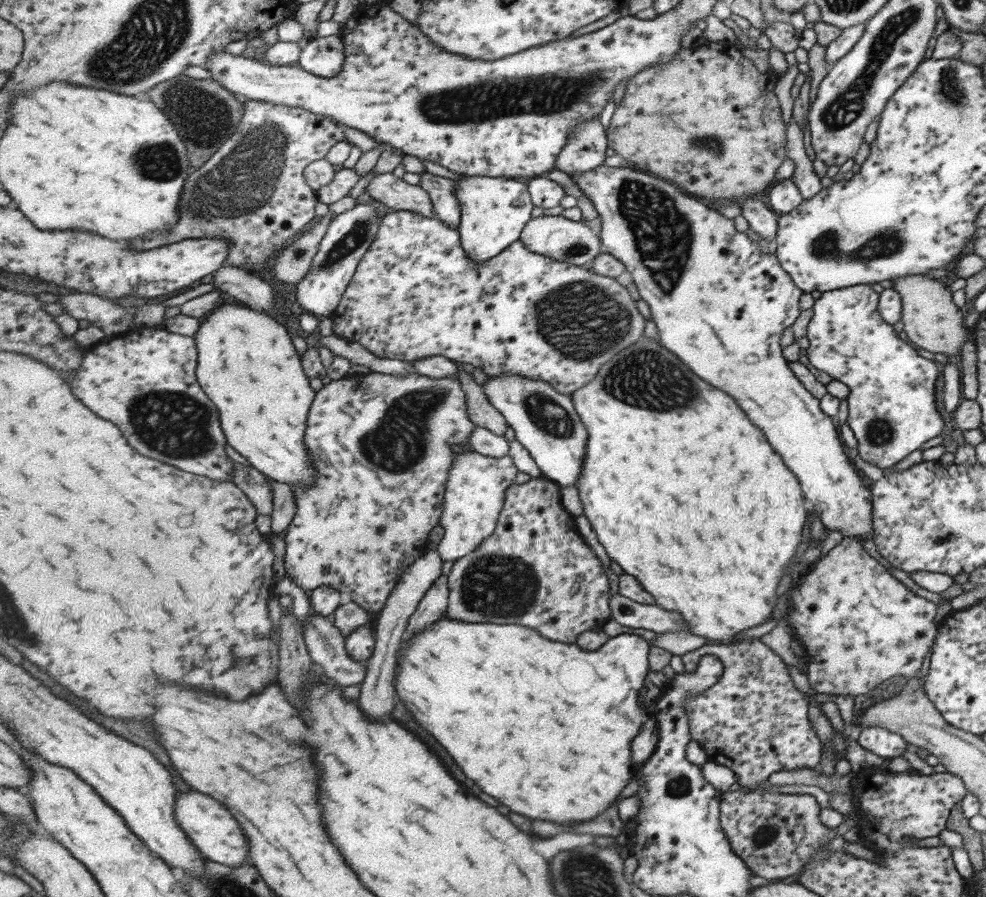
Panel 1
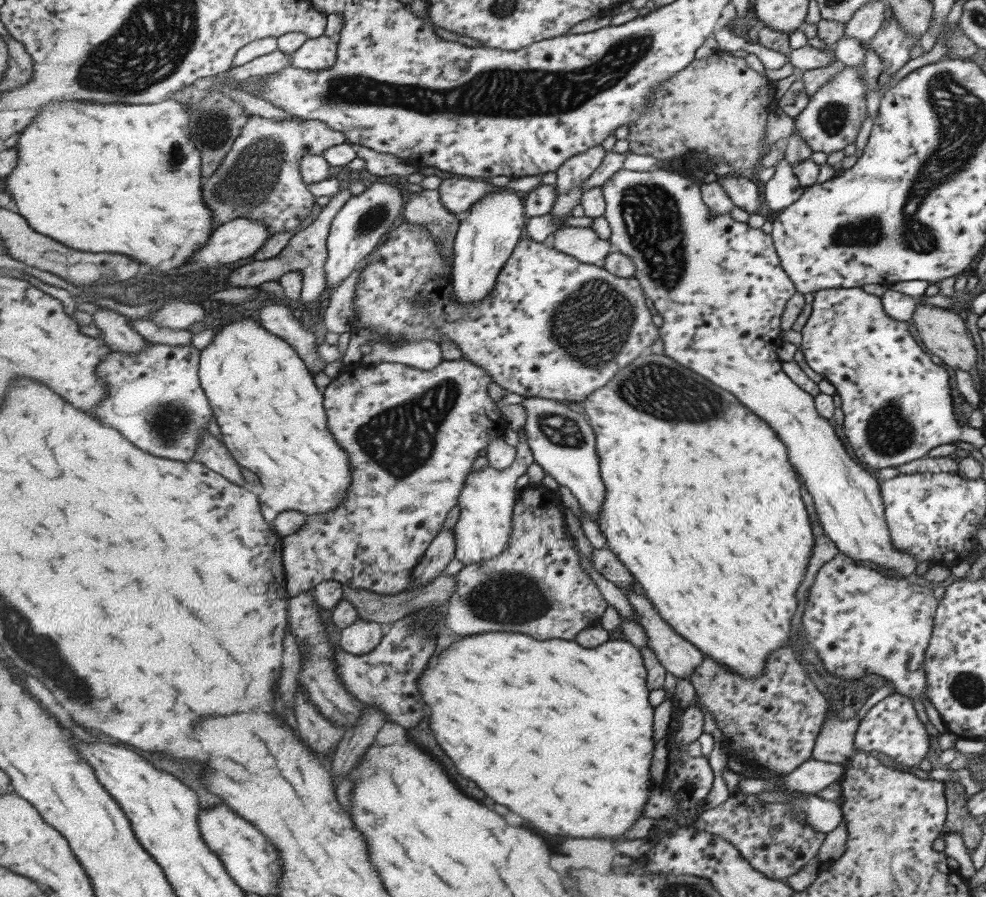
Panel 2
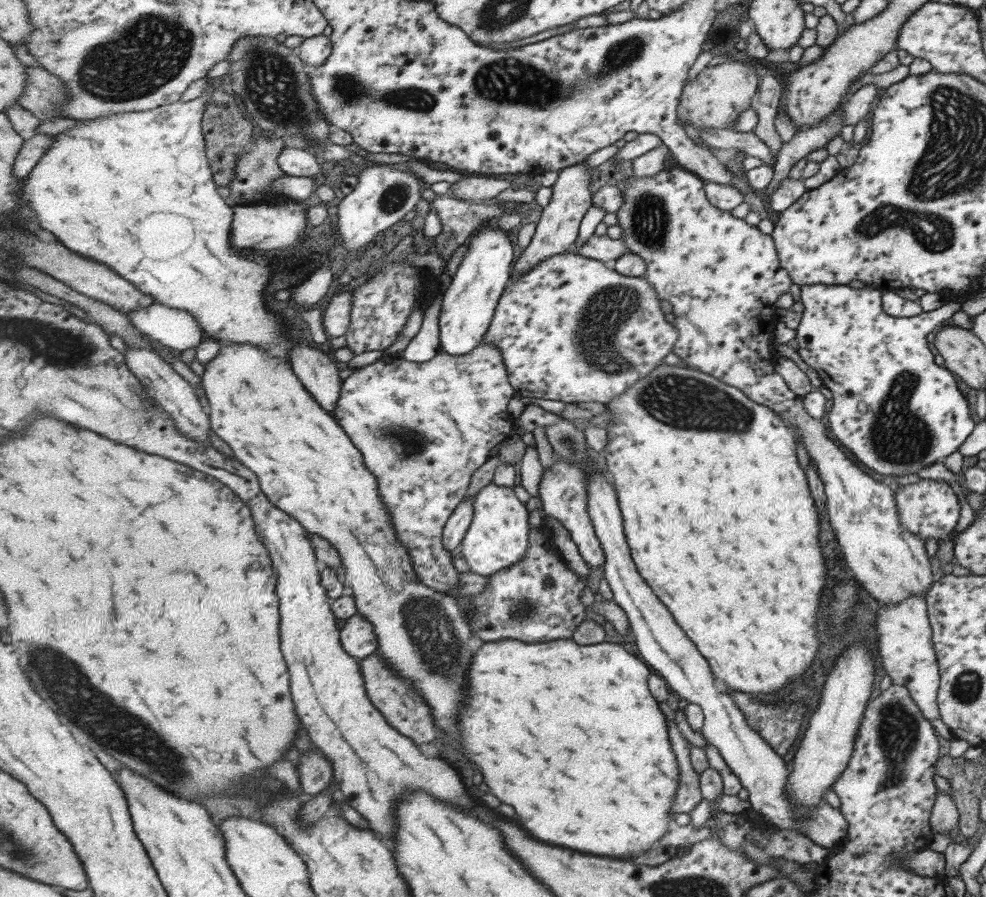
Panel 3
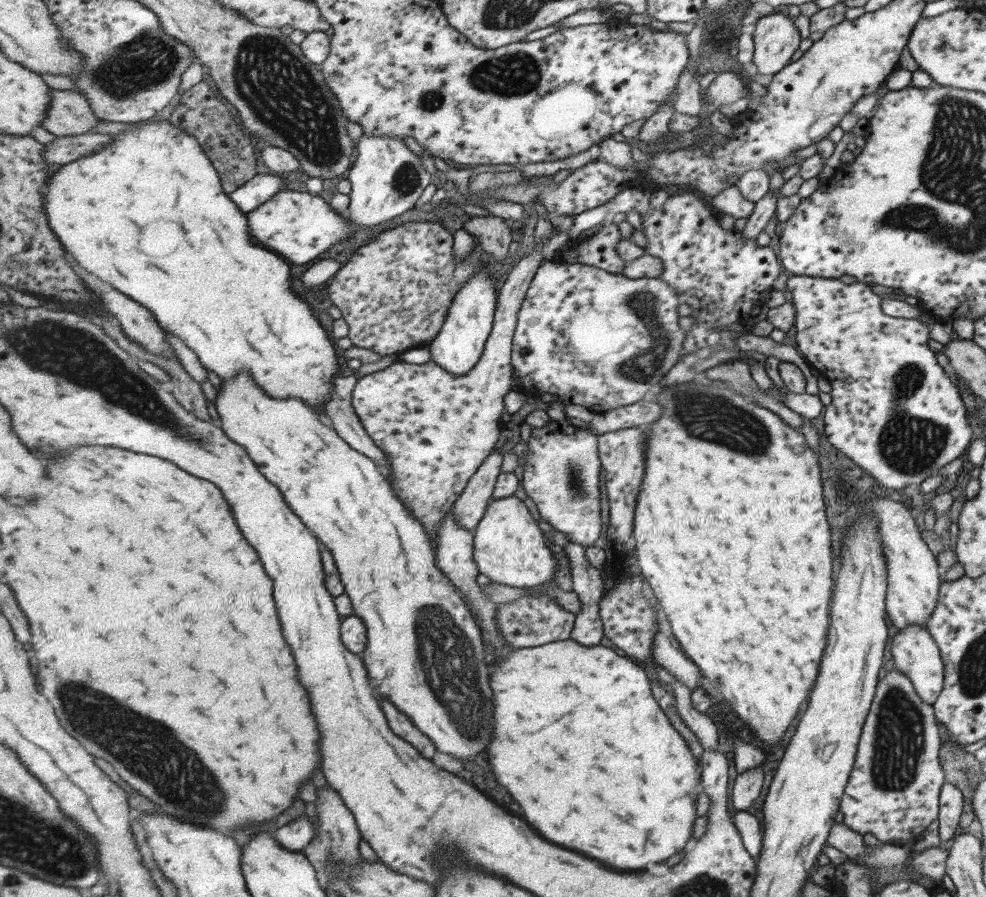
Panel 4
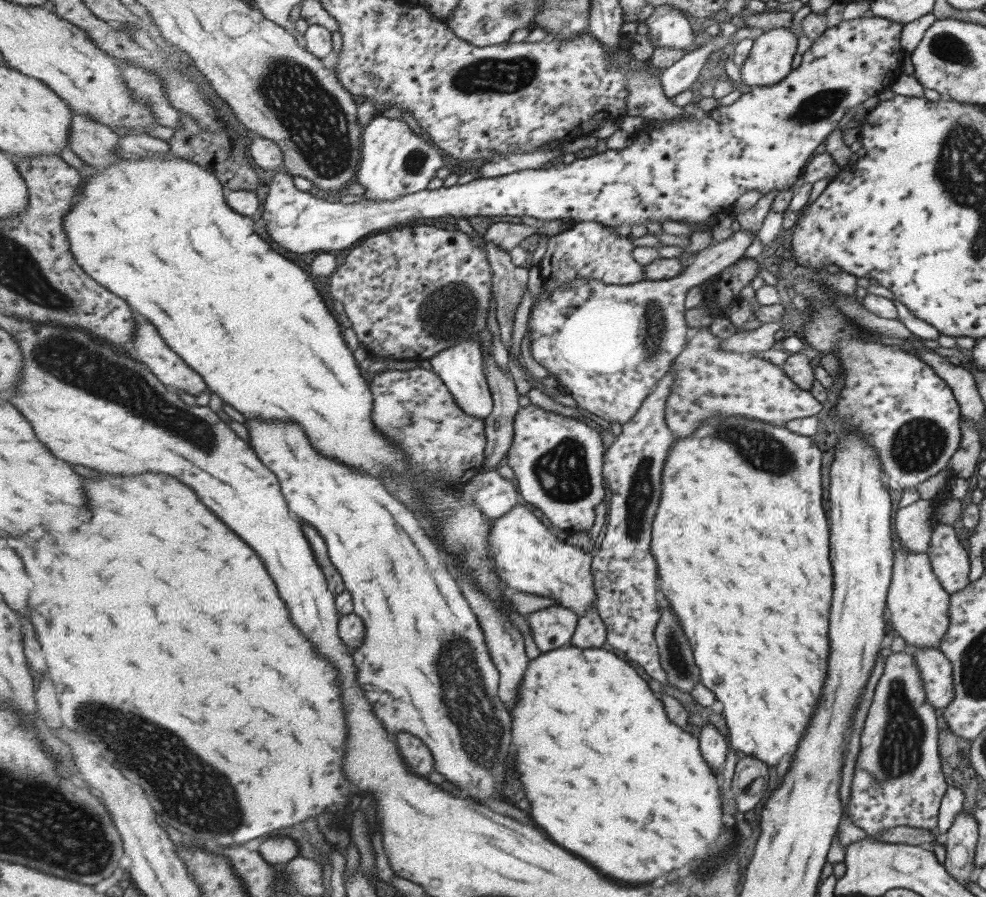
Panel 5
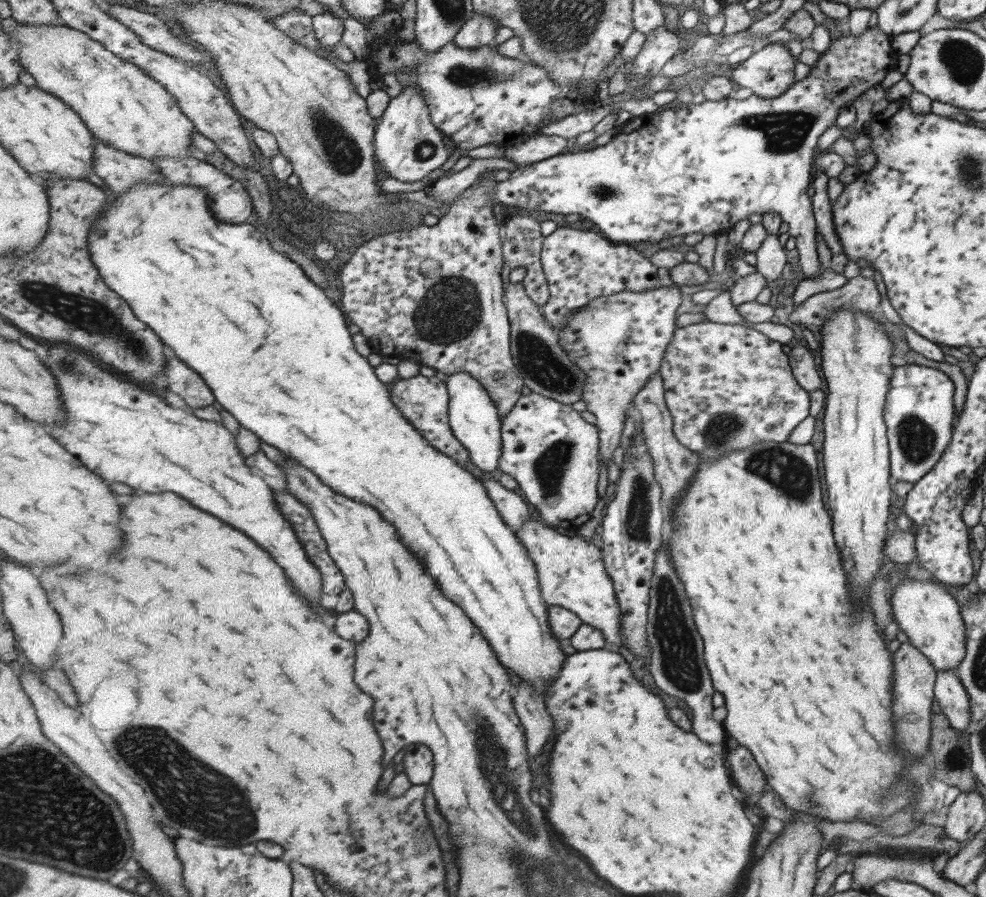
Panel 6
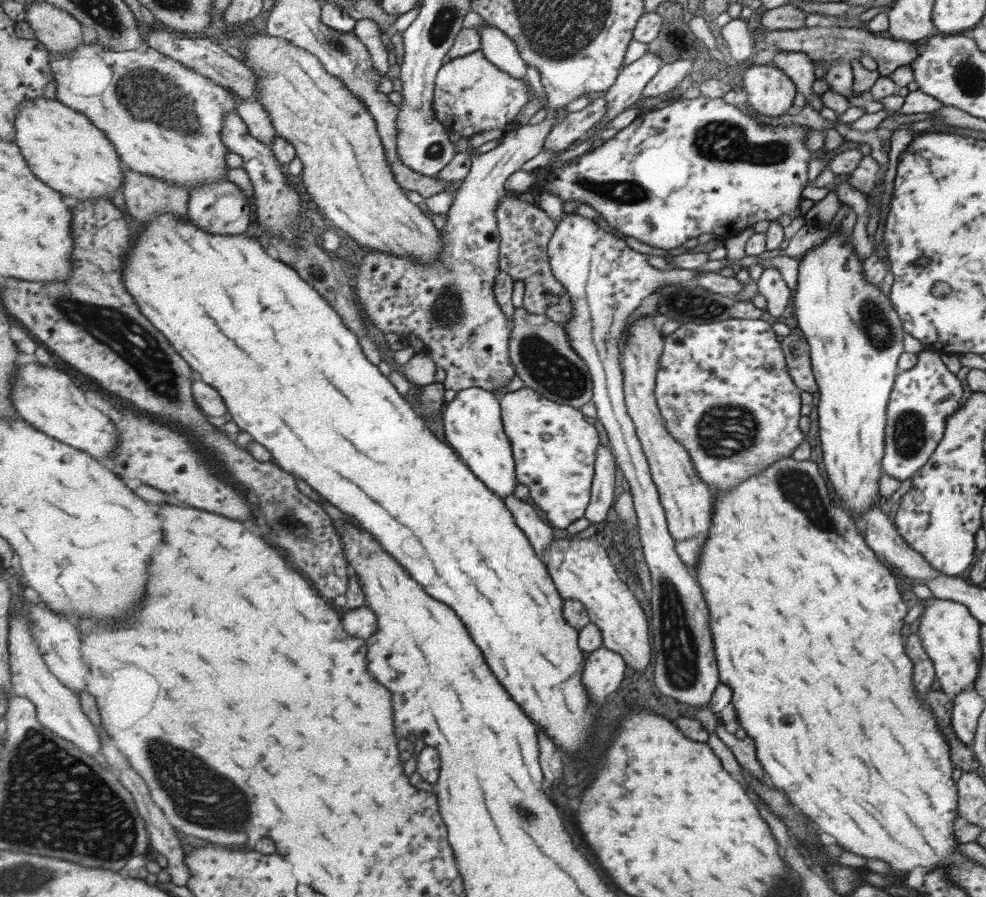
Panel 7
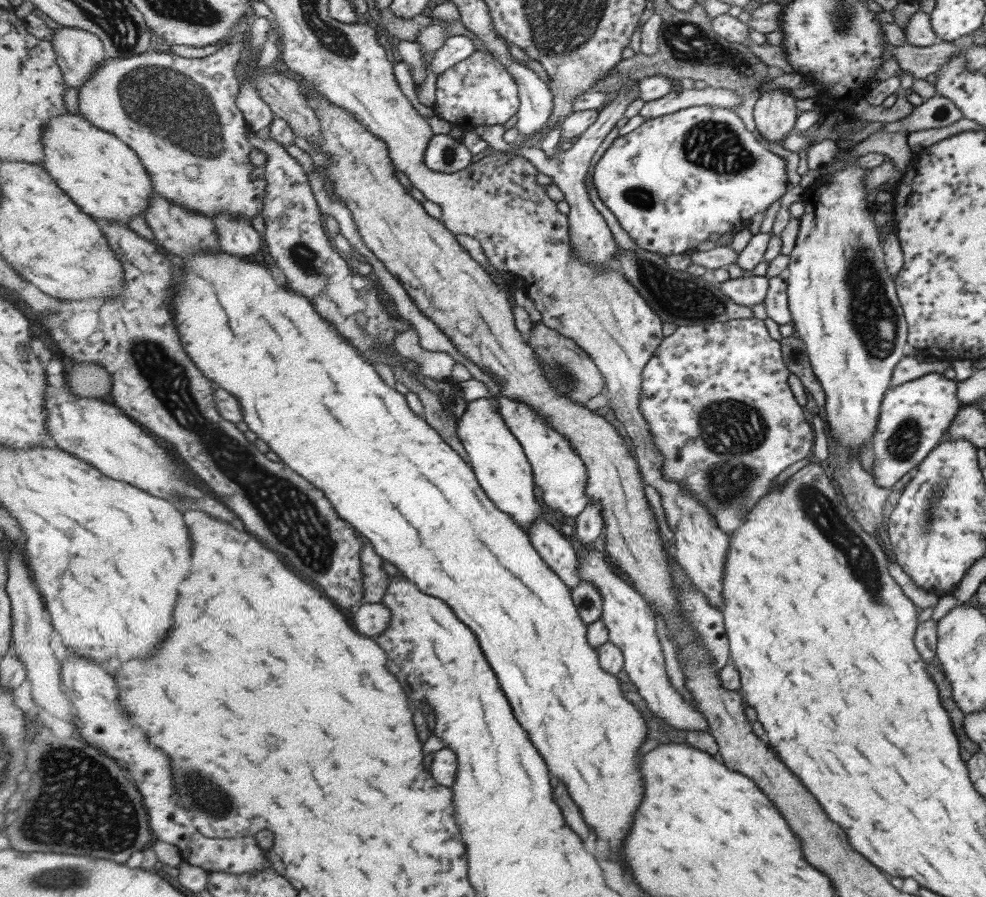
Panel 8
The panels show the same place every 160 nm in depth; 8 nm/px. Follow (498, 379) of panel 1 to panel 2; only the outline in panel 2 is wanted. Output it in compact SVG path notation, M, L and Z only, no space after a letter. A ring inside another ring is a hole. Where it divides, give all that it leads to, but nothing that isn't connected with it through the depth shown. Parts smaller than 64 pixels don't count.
M531 396L523 399L521 404L526 410L525 437L532 448L535 463L540 464L559 485L570 489L583 510L589 514L589 518L598 524L598 514L604 505L607 488L601 472L601 456L596 450L596 433L590 421L583 413L573 410L569 403L563 401Z

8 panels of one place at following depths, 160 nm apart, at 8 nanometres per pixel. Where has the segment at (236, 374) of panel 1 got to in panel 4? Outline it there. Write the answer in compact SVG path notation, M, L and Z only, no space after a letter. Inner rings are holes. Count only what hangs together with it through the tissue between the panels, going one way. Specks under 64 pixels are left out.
M241 372L241 376L236 376L235 379L222 380L222 387L218 392L215 406L220 417L221 427L228 433L228 436L245 448L248 455L256 461L260 471L281 489L284 499L288 501L288 505L297 513L297 516L301 517L301 520L320 539L321 544L336 557L341 582L344 584L346 595L351 598L354 615L362 618L368 629L368 645L361 657L368 668L370 683L376 689L376 696L380 699L391 699L391 702L401 712L407 714L423 734L427 734L433 740L440 752L453 756L453 758L473 758L473 756L479 756L481 752L485 752L485 748L489 746L489 742L493 738L493 730L495 730L495 720L493 720L495 700L493 700L493 690L489 684L491 668L485 662L487 660L485 657L486 646L482 630L469 611L468 604L461 593L457 591L452 580L439 567L436 551L432 547L424 525L412 515L404 501L396 495L389 478L380 471L377 463L369 455L354 449L312 406L307 406L299 398L274 399L265 392L265 389L260 387L258 382L253 380L253 376L249 372Z

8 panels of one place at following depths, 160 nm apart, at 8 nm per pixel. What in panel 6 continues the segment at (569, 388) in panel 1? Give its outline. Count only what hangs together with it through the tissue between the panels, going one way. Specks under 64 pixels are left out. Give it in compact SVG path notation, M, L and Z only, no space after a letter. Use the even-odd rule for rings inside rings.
M675 286L657 287L643 292L621 291L609 296L599 296L587 306L573 313L566 322L566 327L557 331L560 333L561 346L568 352L571 360L586 372L586 387L584 402L587 410L597 419L600 429L601 452L606 469L609 460L613 458L619 441L622 440L628 412L635 408L634 400L637 394L645 388L654 374L662 369L668 348L677 332L677 306L681 304L681 292Z

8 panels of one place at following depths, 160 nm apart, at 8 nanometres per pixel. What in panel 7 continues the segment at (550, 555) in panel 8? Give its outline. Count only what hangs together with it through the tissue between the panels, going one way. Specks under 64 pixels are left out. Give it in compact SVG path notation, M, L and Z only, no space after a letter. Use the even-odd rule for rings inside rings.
M509 495L503 499L508 508L512 509L516 523L532 541L536 552L543 555L548 546L555 540L553 526L547 520L544 522L539 512L531 504L526 504L523 499L517 498L516 495Z

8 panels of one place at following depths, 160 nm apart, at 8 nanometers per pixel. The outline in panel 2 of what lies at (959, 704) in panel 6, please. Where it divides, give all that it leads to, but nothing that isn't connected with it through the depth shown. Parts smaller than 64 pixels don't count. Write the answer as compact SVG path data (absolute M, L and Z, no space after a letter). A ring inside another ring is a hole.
M837 553L819 567L801 616L805 637L813 646L823 669L833 677L857 680L865 675L879 675L892 684L896 692L921 701L926 694L926 678L923 669L924 650L932 632L936 600L932 590L909 584L899 577L888 578L872 566L857 566L856 560Z

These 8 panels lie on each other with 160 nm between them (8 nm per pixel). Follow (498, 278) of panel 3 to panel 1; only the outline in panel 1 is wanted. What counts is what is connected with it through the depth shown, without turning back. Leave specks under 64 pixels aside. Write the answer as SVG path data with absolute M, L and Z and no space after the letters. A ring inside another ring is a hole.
M461 175L457 178L457 195L462 206L462 221L457 228L460 234L463 249L469 254L473 262L485 263L495 259L501 252L507 251L513 243L520 240L524 228L533 218L531 212L535 205L529 194L528 184L517 182L513 178L493 178L492 176L469 176Z

